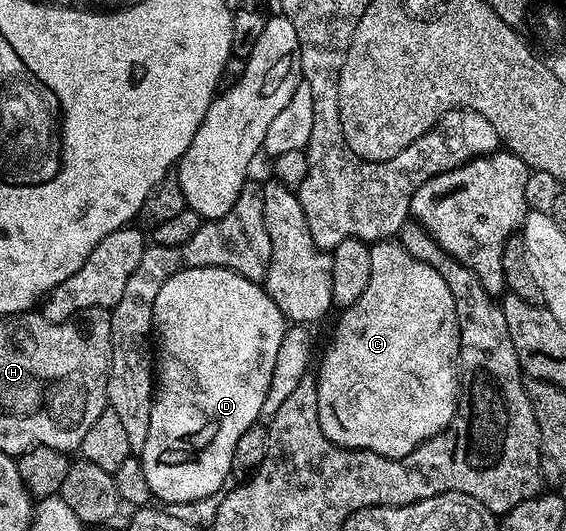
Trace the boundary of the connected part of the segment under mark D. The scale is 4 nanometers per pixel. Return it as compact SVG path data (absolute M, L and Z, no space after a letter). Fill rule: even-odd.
M188 265L183 271L171 275L166 285L158 289L158 297L154 297L152 321L154 335L158 340L158 370L154 375L150 433L146 433L146 445L138 453L138 458L146 473L146 482L150 485L153 496L157 500L161 499L161 504L198 502L199 499L208 498L219 491L224 480L233 474L234 445L238 445L238 437L242 437L246 429L257 426L261 418L262 401L266 401L266 389L270 389L270 377L274 373L274 361L278 361L278 345L282 345L286 320L259 282L242 277L225 267Z

